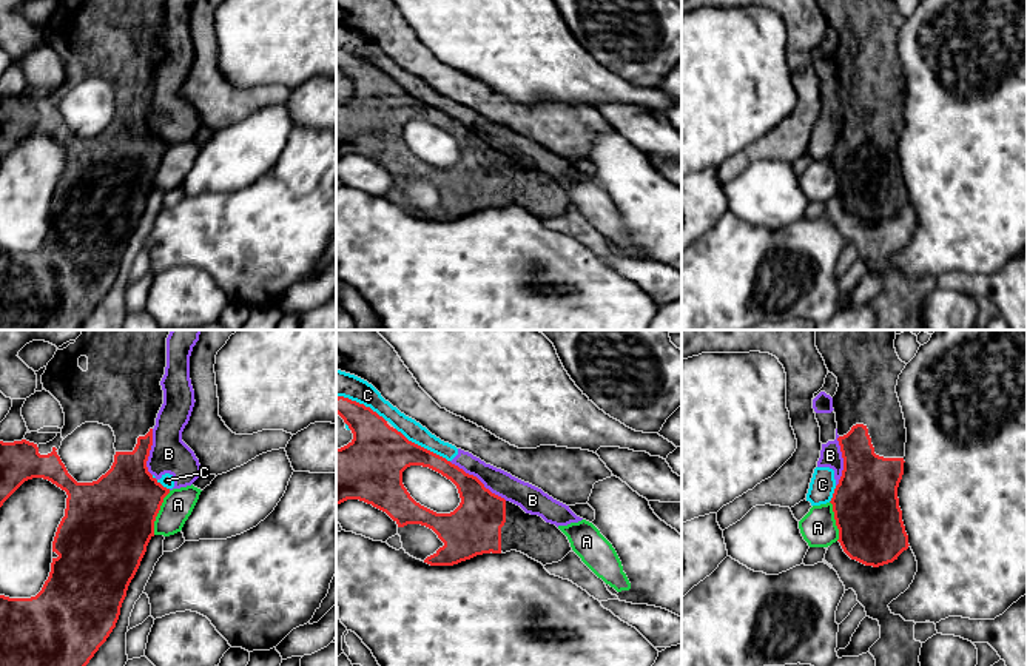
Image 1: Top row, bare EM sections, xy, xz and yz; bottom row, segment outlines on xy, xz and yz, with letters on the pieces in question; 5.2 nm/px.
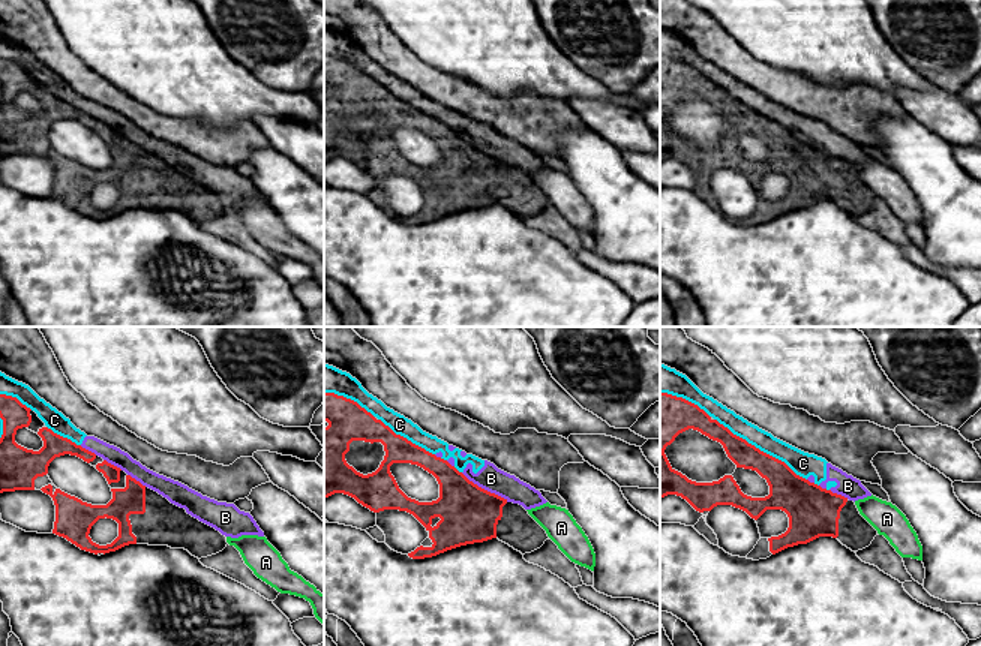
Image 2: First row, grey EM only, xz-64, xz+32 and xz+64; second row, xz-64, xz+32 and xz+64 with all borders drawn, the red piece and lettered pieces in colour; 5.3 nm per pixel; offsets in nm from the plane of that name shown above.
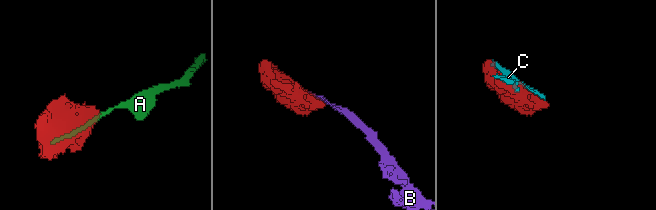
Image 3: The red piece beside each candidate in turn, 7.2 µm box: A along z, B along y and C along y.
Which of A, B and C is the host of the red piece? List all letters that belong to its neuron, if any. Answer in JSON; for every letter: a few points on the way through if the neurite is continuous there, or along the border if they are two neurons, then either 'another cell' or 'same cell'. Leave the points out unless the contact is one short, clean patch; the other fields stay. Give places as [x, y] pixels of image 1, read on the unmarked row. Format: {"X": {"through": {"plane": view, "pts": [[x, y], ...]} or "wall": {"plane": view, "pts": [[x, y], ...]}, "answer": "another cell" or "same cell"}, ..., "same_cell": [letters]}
{"A": {"answer": "another cell"}, "B": {"answer": "another cell"}, "C": {"answer": "another cell"}, "same_cell": []}

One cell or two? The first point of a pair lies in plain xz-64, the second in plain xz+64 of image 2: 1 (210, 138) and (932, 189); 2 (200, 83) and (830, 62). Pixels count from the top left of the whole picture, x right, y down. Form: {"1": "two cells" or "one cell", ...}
{"1": "two cells", "2": "one cell"}

